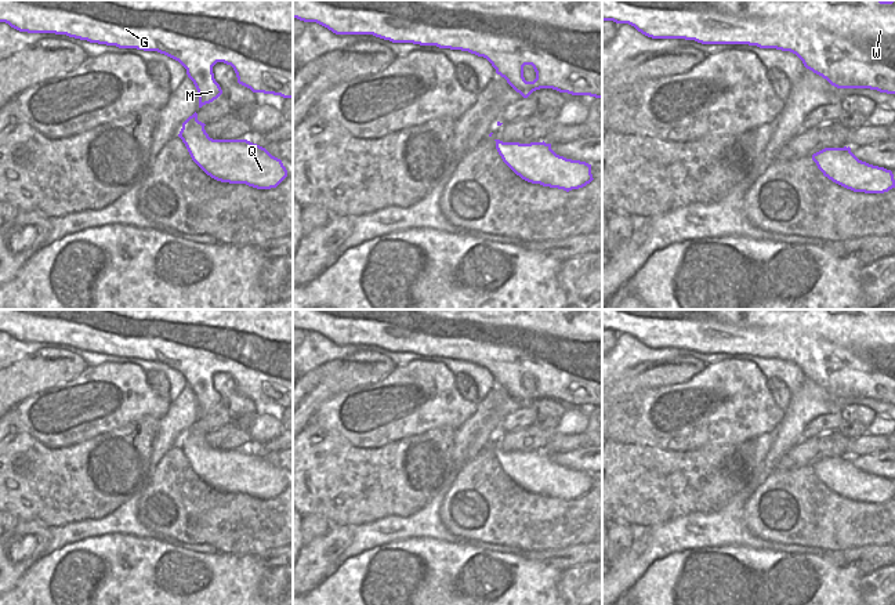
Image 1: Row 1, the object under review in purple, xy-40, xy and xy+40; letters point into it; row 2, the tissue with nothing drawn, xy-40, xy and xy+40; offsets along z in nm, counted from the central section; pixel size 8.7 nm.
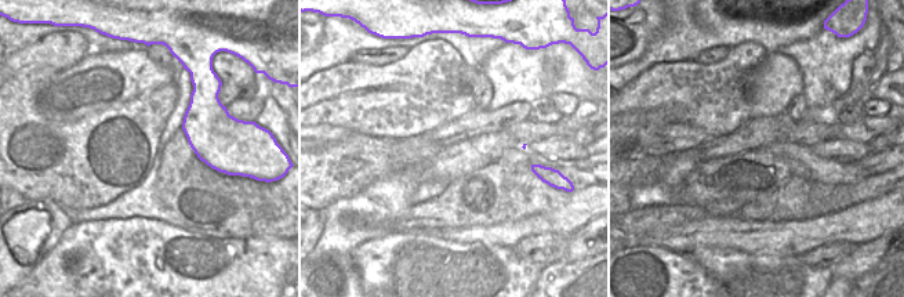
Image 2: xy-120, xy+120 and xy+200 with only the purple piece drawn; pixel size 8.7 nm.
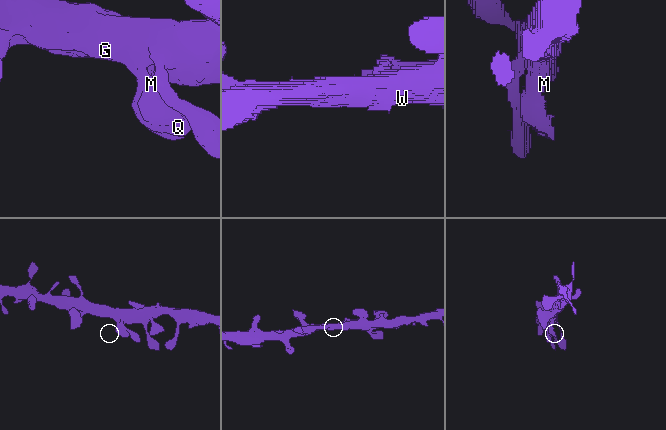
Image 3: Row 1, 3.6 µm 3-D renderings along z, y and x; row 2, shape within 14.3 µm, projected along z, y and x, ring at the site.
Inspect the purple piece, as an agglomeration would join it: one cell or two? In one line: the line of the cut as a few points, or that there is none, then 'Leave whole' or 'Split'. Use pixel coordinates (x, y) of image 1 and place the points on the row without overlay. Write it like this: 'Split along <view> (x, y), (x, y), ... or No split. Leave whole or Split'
No split. Leave whole.

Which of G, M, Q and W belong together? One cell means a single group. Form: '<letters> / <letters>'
G M Q W

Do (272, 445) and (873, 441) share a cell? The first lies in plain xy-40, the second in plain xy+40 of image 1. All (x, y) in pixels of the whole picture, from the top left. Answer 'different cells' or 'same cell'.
same cell

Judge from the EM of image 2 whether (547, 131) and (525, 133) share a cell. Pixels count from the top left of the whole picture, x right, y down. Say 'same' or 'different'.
same

